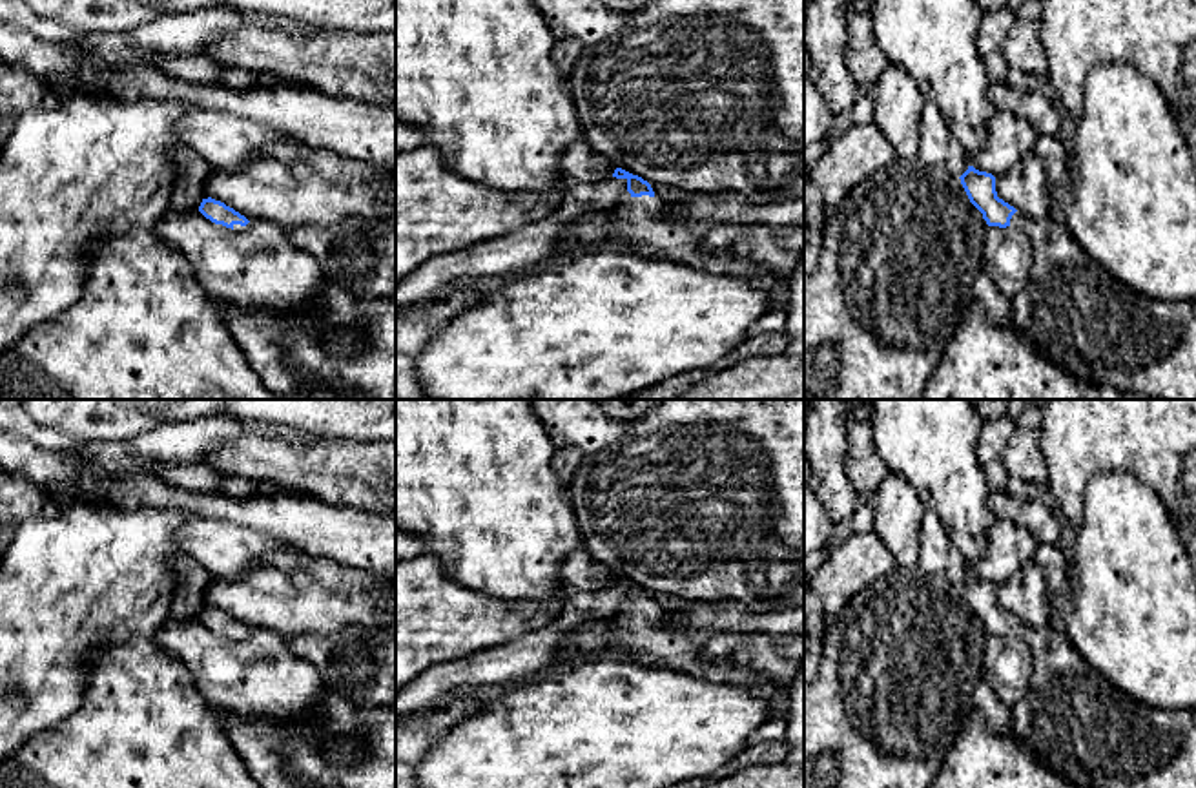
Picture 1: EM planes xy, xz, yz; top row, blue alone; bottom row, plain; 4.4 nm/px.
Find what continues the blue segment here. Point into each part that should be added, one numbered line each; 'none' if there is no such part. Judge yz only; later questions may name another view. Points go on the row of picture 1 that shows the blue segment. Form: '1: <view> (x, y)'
1: yz (1072, 311)

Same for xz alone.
1: xz (639, 223)

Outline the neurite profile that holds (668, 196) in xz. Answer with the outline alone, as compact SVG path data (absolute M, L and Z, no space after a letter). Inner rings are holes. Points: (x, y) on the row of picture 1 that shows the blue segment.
M651 184L651 188L655 192L655 197L665 206L678 204L680 201L687 197L687 192L675 188L675 186Z

